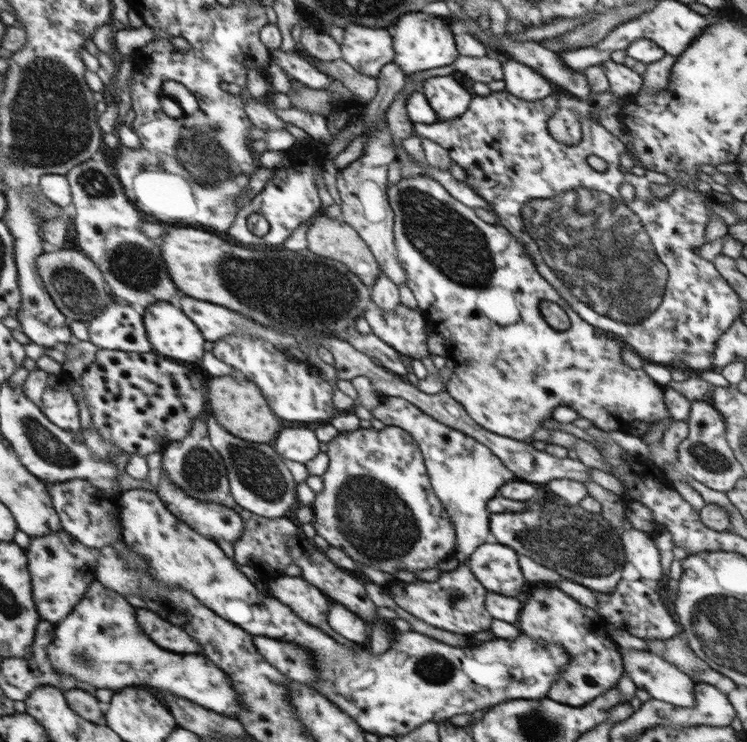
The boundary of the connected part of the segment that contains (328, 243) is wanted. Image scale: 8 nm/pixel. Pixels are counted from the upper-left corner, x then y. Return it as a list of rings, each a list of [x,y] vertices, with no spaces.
[[[322,214],[310,222],[307,239],[307,248],[314,254],[341,262],[368,288],[375,284],[381,271],[379,264],[364,239],[346,222],[341,219],[332,219],[328,215]]]

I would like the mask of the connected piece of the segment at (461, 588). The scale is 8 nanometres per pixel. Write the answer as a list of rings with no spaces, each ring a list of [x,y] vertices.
[[[460,563],[458,567],[450,572],[442,572],[436,581],[419,580],[414,584],[395,580],[388,588],[388,592],[394,596],[396,604],[410,612],[410,616],[416,616],[418,620],[424,620],[434,628],[441,628],[442,632],[454,632],[473,636],[477,632],[489,630],[493,616],[486,612],[485,602],[488,590],[480,581],[474,577],[470,567]]]

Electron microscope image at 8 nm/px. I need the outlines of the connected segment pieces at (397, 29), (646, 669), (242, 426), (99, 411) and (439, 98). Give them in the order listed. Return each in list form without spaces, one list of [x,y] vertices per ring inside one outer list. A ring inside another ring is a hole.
[[[410,12],[403,14],[391,28],[395,62],[405,74],[430,70],[439,66],[448,66],[459,57],[454,34],[450,31],[450,21],[446,17],[427,13]]]
[[[631,649],[621,654],[623,660],[623,669],[638,688],[646,690],[652,698],[679,706],[690,708],[694,706],[696,699],[694,697],[694,680],[686,673],[683,673],[678,667],[671,665],[670,662],[661,658],[648,650]]]
[[[231,375],[213,377],[208,383],[208,402],[210,402],[210,414],[216,417],[218,424],[242,440],[271,444],[281,431],[282,420],[278,420],[272,414],[264,396],[260,394],[260,388],[254,382],[237,380]]]
[[[100,349],[96,358],[80,376],[85,393],[85,402],[90,409],[92,422],[104,440],[119,446],[122,451],[134,456],[146,457],[152,452],[167,450],[172,441],[180,441],[190,434],[192,423],[204,414],[204,382],[196,372],[182,366],[182,362],[168,362],[156,354],[122,352]]]
[[[452,74],[431,77],[424,81],[423,93],[440,121],[462,116],[471,104],[472,96]]]

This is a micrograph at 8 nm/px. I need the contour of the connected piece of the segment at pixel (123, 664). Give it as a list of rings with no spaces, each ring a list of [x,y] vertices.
[[[94,578],[74,612],[56,624],[54,638],[46,646],[53,670],[88,682],[94,688],[118,690],[138,684],[168,690],[212,712],[236,719],[242,712],[242,701],[232,690],[228,676],[224,680],[224,672],[216,664],[208,664],[201,653],[184,656],[156,646],[138,626],[134,612],[136,608],[132,608],[126,597]]]

